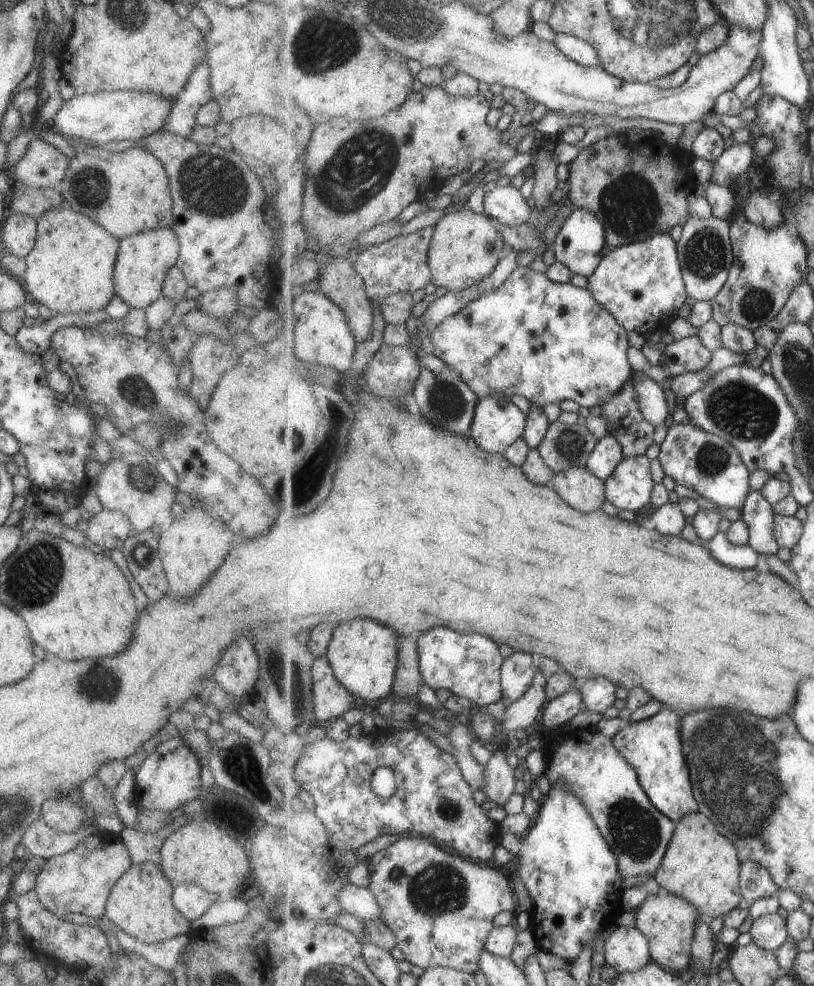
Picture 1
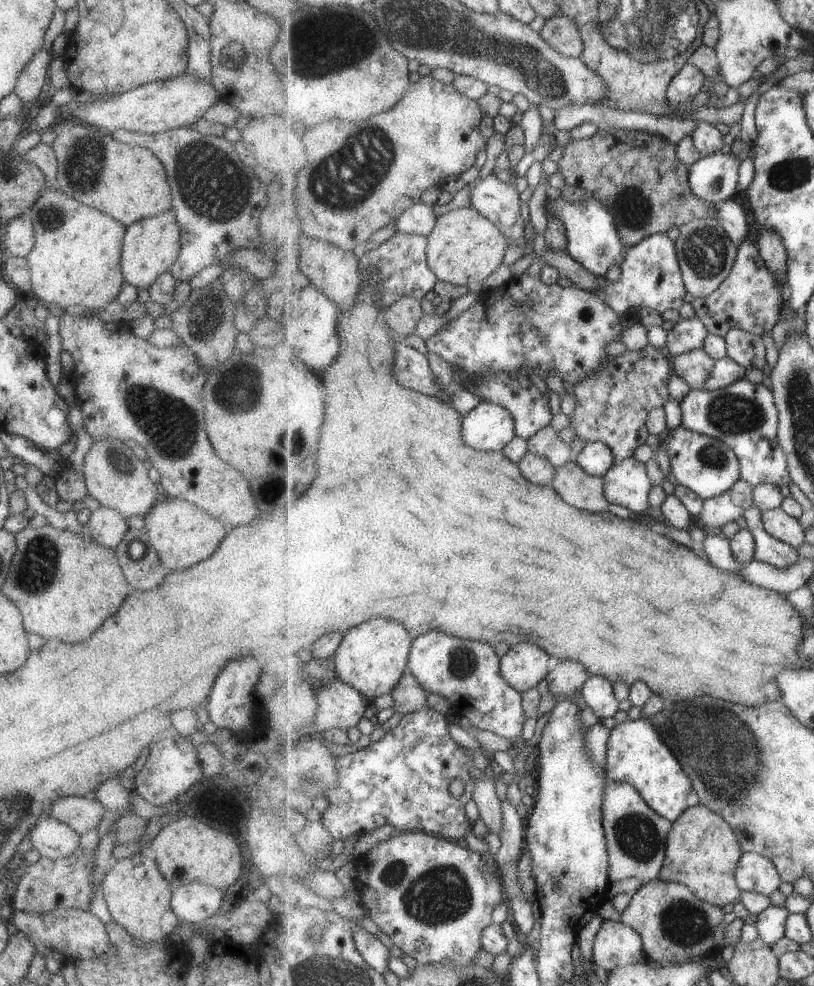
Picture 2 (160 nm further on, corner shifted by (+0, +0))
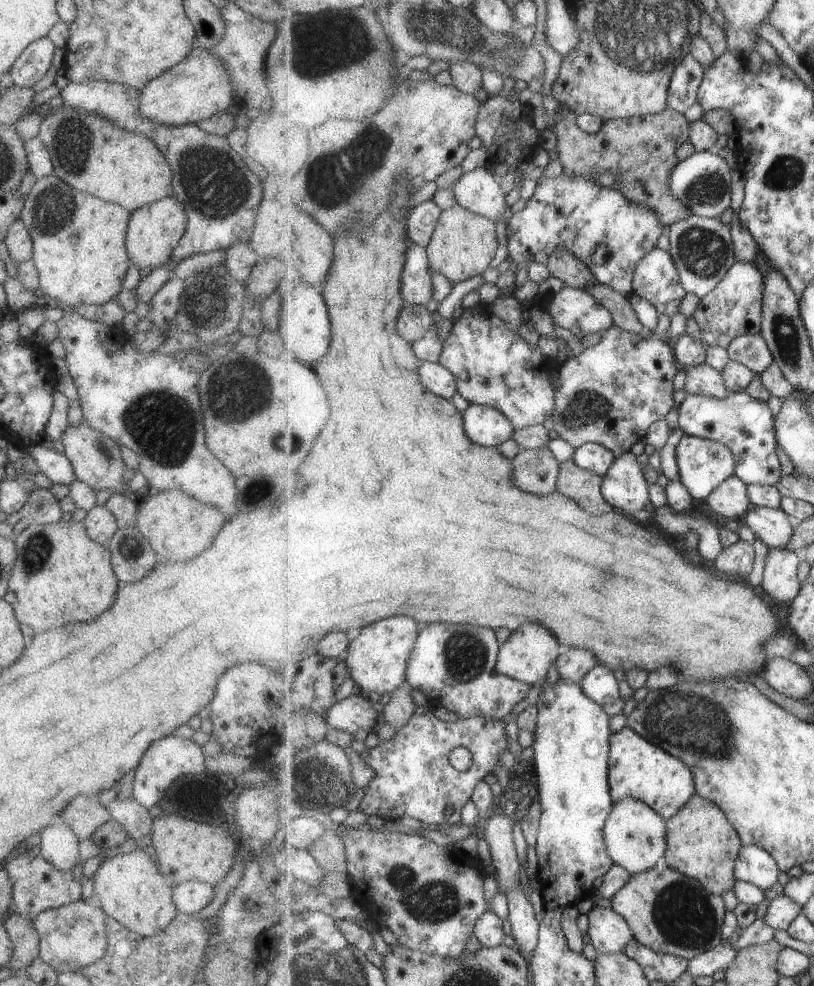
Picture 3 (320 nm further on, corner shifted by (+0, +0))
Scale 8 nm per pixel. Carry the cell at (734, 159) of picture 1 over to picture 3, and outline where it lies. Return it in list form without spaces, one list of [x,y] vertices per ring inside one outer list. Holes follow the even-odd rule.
[[[695,151],[688,159],[678,162],[670,176],[670,189],[698,217],[719,217],[732,205],[734,173],[729,164],[710,151]]]

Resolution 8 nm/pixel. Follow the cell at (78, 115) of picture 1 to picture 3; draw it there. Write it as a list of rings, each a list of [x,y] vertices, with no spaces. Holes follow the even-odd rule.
[[[197,46],[169,70],[146,82],[137,100],[140,115],[153,123],[181,126],[198,123],[216,112],[236,106],[235,91],[224,62],[209,49]]]

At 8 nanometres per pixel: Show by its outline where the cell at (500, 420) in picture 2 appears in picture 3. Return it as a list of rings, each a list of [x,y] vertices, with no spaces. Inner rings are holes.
[[[470,403],[463,413],[467,436],[476,445],[498,447],[516,431],[509,417],[498,408]]]

